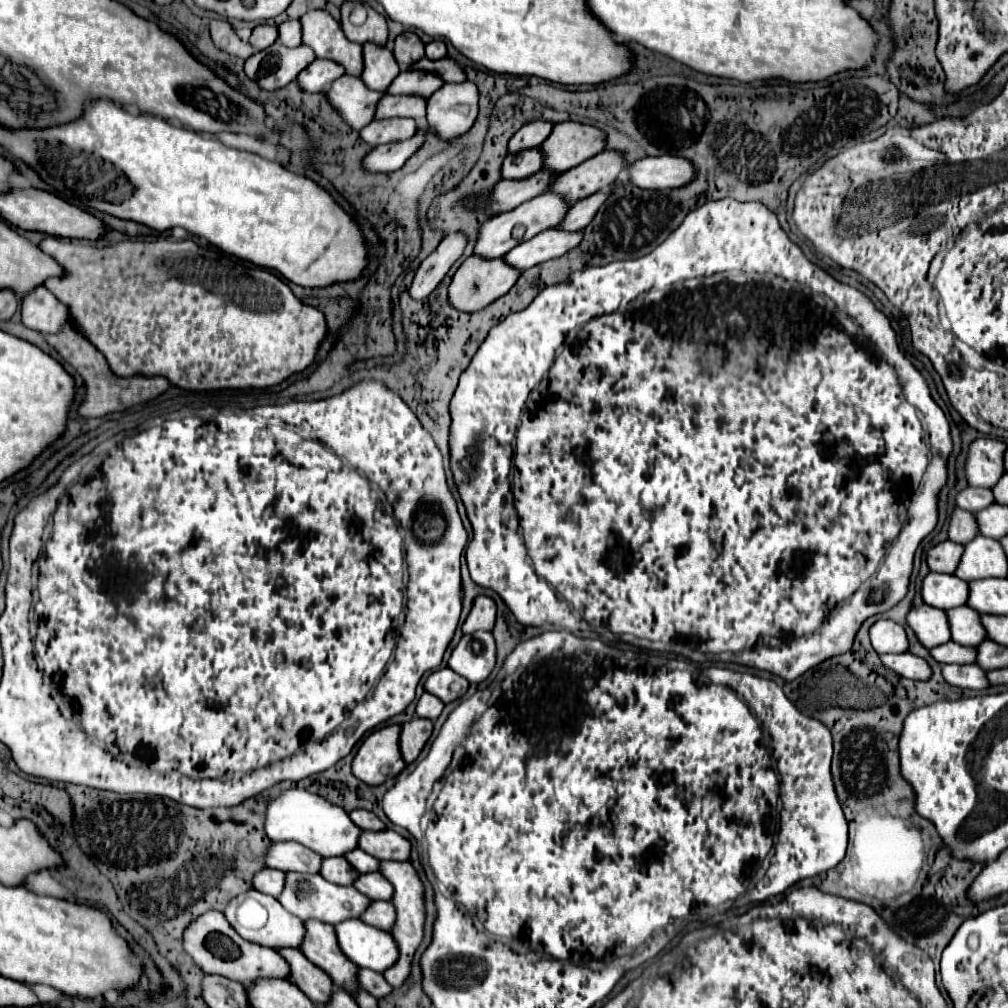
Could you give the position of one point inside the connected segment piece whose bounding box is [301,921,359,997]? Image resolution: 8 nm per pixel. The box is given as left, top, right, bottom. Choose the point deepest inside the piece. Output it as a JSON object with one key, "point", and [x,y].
{"point":[320,946]}

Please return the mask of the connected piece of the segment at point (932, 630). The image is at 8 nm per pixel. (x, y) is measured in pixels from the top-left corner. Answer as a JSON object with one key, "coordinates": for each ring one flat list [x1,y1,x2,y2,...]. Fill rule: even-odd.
{"coordinates":[[921,605,917,609,911,609,911,613,907,615,907,623,927,649,951,641,951,627,943,609]]}

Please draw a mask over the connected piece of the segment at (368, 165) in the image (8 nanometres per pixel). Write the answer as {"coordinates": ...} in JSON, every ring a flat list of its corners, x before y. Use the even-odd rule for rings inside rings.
{"coordinates":[[417,129,417,133,411,139,397,141,397,143,385,143,379,145,363,159,363,167,369,171,395,171,405,165,405,161,423,145,425,135,429,129]]}

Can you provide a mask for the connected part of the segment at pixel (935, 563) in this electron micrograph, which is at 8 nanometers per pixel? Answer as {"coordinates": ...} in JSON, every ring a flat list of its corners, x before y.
{"coordinates":[[943,541,929,551,927,565,935,573,955,573,955,567,959,565,963,551,965,551,963,545,957,545,953,541]]}

